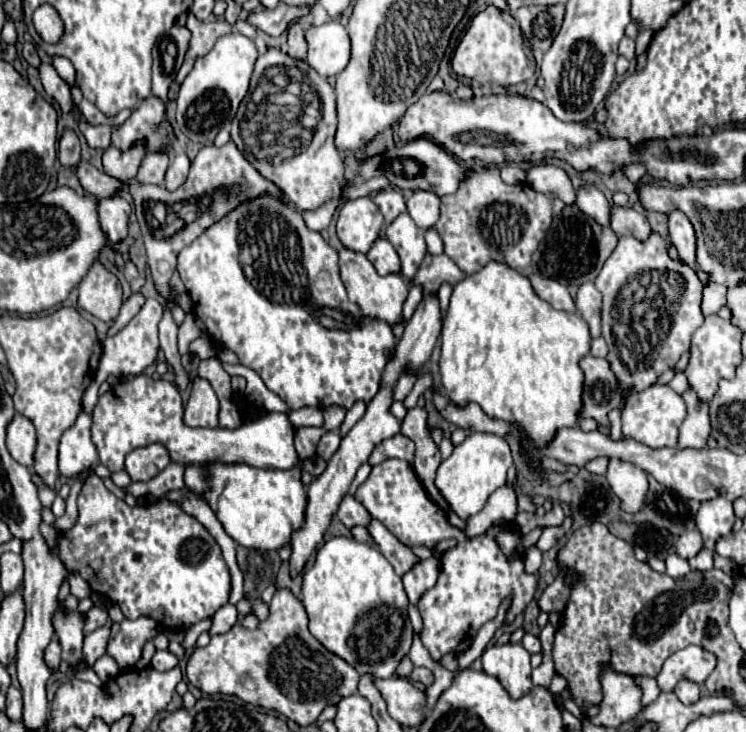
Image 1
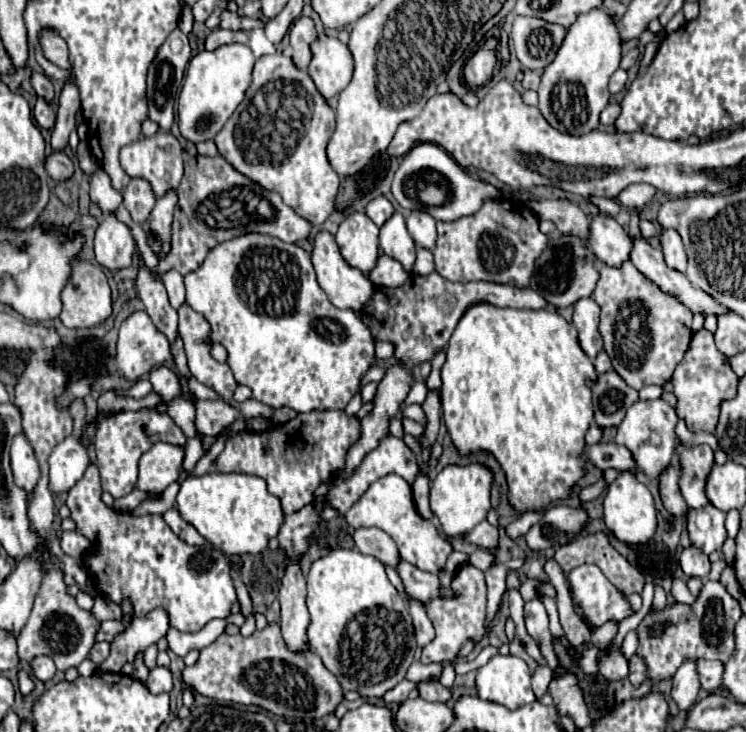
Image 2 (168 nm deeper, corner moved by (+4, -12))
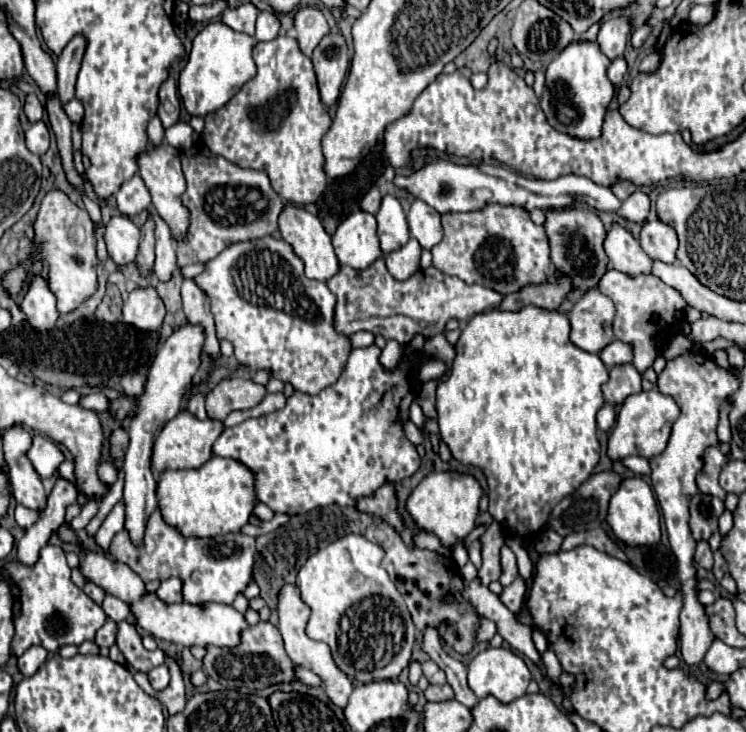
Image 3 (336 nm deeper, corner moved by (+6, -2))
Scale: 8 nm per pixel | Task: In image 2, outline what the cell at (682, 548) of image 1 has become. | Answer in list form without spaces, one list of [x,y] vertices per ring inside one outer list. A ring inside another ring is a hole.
[[[694,546],[682,550],[680,566],[682,566],[682,570],[684,570],[686,576],[698,576],[702,580],[710,572],[710,560],[708,560],[708,556],[700,548],[694,548]]]

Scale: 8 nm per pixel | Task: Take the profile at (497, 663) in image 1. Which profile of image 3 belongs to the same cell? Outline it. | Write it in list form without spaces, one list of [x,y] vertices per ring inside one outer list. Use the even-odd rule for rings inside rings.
[[[490,646],[484,652],[476,654],[472,658],[472,662],[468,664],[468,686],[472,688],[472,692],[478,698],[494,696],[500,702],[508,704],[508,702],[526,694],[526,688],[528,688],[530,680],[532,680],[532,676],[530,676],[528,666],[524,664],[524,660],[508,648],[492,648]]]

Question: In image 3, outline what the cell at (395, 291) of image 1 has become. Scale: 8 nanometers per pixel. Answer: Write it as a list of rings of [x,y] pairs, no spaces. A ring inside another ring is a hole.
[[[286,204],[284,214],[280,214],[280,234],[282,234],[282,238],[288,244],[292,244],[296,256],[304,260],[306,276],[308,278],[314,278],[314,280],[320,280],[320,282],[328,282],[332,276],[336,276],[340,272],[340,262],[334,256],[332,238],[324,230],[324,226],[322,226],[322,222],[320,222],[318,216],[310,214],[304,208],[296,208],[292,204]]]

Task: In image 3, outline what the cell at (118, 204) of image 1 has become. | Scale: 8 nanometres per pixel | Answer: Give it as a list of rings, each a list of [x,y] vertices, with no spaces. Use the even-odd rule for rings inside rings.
[[[112,216],[110,222],[106,224],[106,248],[108,256],[118,264],[130,264],[136,258],[138,250],[138,240],[140,240],[140,230],[138,226],[128,218],[128,216]]]

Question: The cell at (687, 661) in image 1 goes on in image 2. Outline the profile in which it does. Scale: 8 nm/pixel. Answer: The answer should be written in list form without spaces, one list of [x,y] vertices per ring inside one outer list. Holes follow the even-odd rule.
[[[698,660],[698,674],[702,688],[708,692],[716,692],[722,686],[724,664],[720,660]]]

